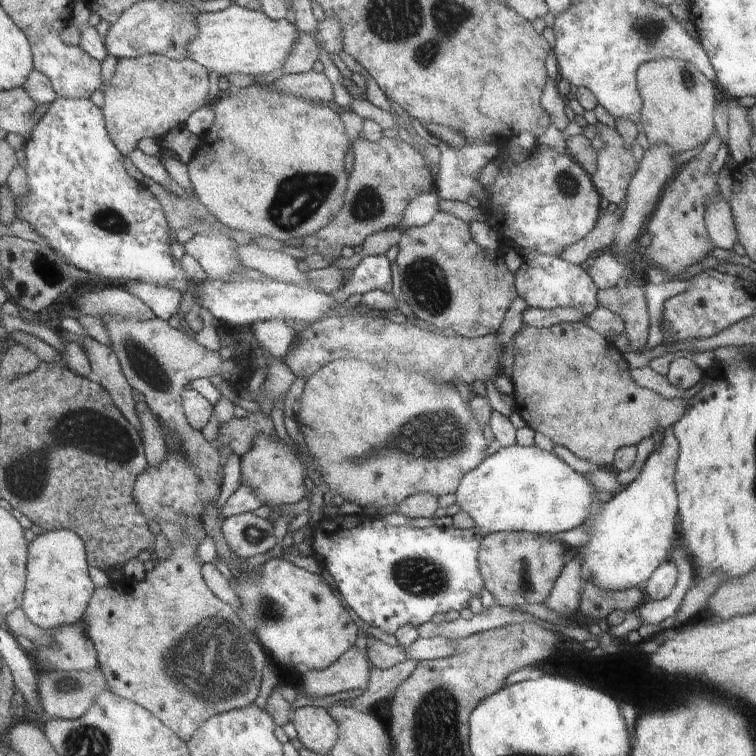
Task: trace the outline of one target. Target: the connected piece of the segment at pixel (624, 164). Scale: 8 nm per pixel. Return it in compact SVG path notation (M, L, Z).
M598 122L594 126L603 147L596 151L595 172L588 177L599 198L619 206L638 164L631 155L631 148L625 148L615 128Z

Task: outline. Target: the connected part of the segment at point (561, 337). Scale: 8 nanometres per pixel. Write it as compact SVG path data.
M583 322L579 323L558 323L550 327L541 327L536 329L533 327L524 326L522 331L517 331L513 336L513 363L511 375L509 376L512 382L512 396L517 408L516 412L526 422L526 426L532 428L535 433L541 433L546 436L553 445L559 445L566 448L577 459L589 462L593 467L611 466L613 455L618 448L623 448L629 445L636 445L641 440L653 437L653 434L659 434L665 427L671 427L675 421L678 421L682 414L688 408L687 398L666 399L660 397L659 394L648 391L646 388L639 388L631 378L627 363L622 358L616 347L614 347L607 338L603 338L598 332L589 328Z

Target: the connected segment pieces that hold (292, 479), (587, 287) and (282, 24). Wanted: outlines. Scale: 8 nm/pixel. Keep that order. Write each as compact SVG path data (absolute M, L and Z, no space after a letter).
M261 433L253 438L251 450L241 456L242 477L241 482L253 489L254 495L265 505L295 504L303 500L305 493L305 477L307 476L305 463L299 456L291 457L286 453L284 443L280 439Z
M527 255L522 257L521 266L515 271L515 288L518 289L519 298L522 298L527 306L549 310L555 307L571 307L577 309L585 317L591 314L597 306L598 288L593 284L587 271L564 261L559 256Z
M237 5L216 13L201 13L198 29L200 35L190 44L190 58L219 76L259 76L275 70L287 70L291 47L294 47L299 34L296 25L289 24L285 19L275 21L262 10L246 10Z

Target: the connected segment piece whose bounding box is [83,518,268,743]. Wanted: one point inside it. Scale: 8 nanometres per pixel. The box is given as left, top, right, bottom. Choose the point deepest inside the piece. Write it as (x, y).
(164, 642)

